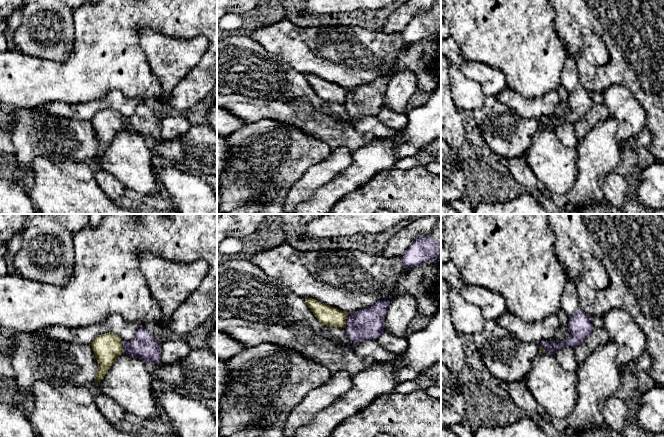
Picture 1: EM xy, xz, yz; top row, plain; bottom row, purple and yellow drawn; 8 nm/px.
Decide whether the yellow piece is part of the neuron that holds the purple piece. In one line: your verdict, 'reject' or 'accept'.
reject

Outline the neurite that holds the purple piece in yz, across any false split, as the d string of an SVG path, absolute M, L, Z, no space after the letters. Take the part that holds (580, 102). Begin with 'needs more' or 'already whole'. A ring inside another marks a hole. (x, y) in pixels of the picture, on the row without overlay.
already whole; M579 84L579 86L569 93L569 109L570 112L562 117L543 117L540 122L545 125L545 128L551 131L566 122L575 124L593 107L594 102L590 97L590 93Z

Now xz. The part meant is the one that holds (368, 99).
already whole; M390 77L376 78L373 82L349 89L345 106L349 116L358 120L367 115L377 116L384 108L384 97Z

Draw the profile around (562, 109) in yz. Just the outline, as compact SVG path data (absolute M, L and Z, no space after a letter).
M561 85L559 88L556 90L559 96L559 104L556 107L554 116L557 117L562 117L564 115L569 114L570 109L569 109L569 92L564 89Z

